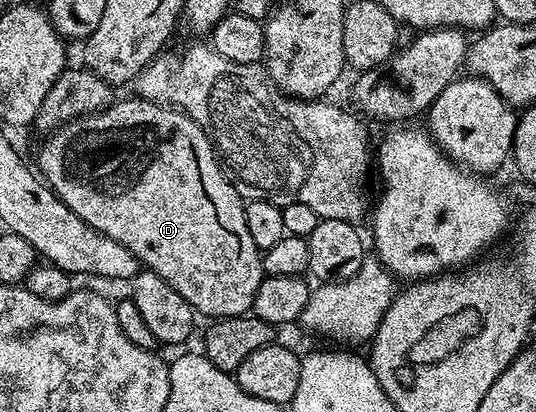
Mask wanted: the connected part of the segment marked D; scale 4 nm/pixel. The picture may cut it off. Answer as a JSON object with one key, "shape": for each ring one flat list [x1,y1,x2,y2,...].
{"shape":[[116,99,115,103,109,105,105,111,83,116,72,124,64,124,61,130,50,133,44,139,47,141,39,148,38,175,45,181,47,187,61,198,61,202,65,202,65,206,69,206,69,210,77,214,77,218,93,226,93,230,97,230,103,236,113,238,113,242,121,242,121,246,125,246,125,250,133,253,146,271,161,274,161,278,165,278,165,282,169,282,169,286,173,286,173,290,177,290,177,294,181,294,181,298,185,298,185,302,189,302,189,306,194,308,200,317,248,315,254,309,255,295,265,275,263,258,259,248,253,246,249,225,245,222,243,209,245,201,237,194,237,190,231,185,231,179,224,172,215,145,211,143,205,130,201,130,201,126,197,126,193,118,189,118,178,108,173,108,170,104,155,104,151,100,130,99]]}

